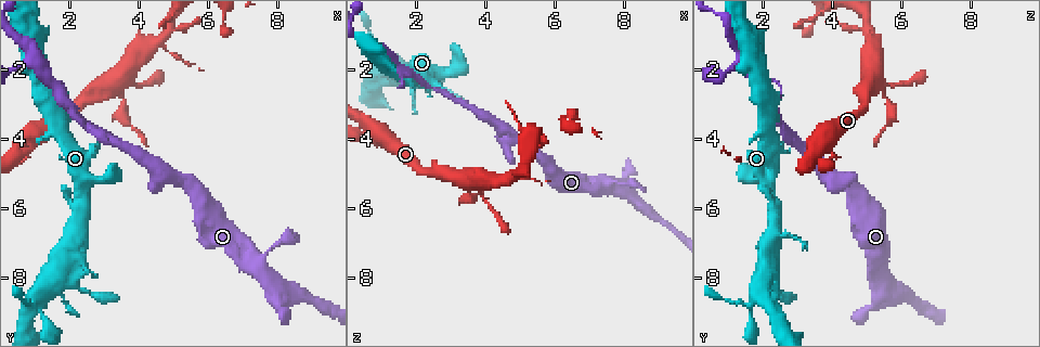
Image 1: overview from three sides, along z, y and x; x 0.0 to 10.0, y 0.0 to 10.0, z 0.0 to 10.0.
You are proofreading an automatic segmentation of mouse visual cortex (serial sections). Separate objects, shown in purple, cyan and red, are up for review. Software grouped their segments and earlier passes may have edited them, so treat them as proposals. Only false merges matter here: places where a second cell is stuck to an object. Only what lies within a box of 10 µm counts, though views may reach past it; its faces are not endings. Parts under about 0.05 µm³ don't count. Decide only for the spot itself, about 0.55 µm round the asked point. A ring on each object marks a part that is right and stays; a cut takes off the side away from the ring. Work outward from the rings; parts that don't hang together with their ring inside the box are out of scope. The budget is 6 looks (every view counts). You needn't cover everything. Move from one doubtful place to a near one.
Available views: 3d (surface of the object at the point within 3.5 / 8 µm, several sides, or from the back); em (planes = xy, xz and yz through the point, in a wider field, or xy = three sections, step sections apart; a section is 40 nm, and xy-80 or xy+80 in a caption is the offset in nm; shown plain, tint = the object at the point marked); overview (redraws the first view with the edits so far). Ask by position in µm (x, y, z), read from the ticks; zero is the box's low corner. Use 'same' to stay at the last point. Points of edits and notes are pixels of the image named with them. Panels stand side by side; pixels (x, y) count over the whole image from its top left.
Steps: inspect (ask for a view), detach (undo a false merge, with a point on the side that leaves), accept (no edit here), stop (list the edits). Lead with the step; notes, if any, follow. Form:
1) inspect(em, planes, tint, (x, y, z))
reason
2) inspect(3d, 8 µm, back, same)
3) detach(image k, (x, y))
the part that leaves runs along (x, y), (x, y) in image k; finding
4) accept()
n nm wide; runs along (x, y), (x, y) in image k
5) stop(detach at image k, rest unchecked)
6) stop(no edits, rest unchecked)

inspect(3d, 3.5 µm, back, (3.35, 2.55, 5.35))
small branch off a trunk

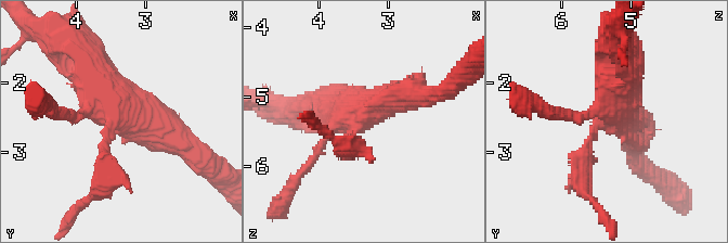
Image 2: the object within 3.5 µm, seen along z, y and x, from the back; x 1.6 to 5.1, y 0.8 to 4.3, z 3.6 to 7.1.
inspect(em, xy, step 3, tint, (3.40, 2.55, 5.40))
4 arms; arms of 150, 150, 400, 500 nm

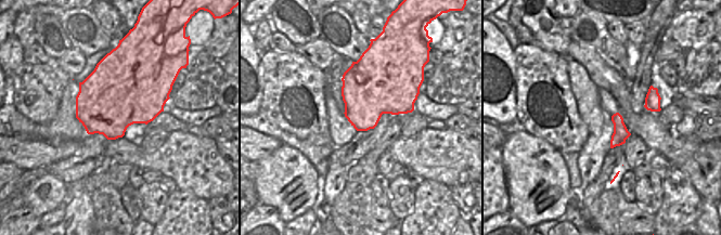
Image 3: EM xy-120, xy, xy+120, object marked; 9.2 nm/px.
accept()
runs along (179, 139), (121, 105), (75, 42) in image 2; one cell here

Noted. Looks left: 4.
inspect(3d, 3.5 µm, (1.05, 1.65, 1.40))
side arm on a straight run

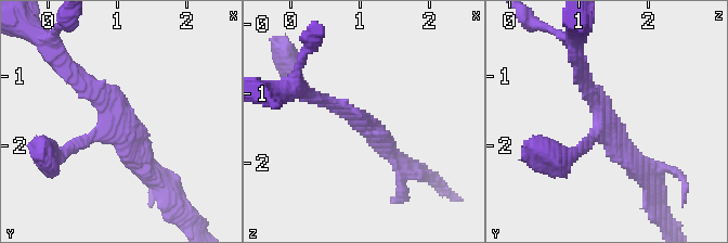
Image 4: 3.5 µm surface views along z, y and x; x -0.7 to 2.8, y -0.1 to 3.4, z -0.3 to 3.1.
inspect(em, xy, step 1, tint, (1.00, 1.70, 1.40))
3 arms; arms of 100, 200, 300 nm; need the tissue

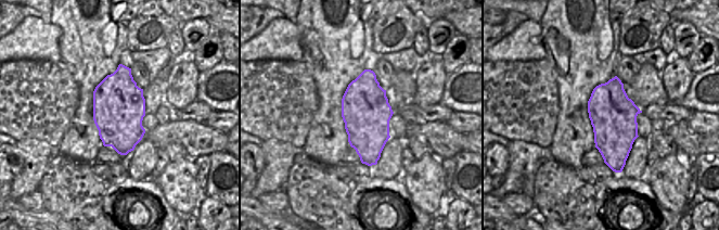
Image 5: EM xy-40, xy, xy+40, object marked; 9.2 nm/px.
accept()
runs along (156, 178), (73, 72) in image 4; one cell here

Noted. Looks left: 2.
inspect(em, xy, step 2, tint, (0.90, 3.95, 3.95))
branch point

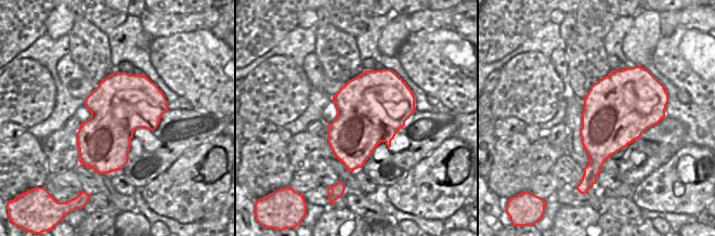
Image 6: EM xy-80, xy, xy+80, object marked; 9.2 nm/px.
inspect(3d, 3.5 µm, same)

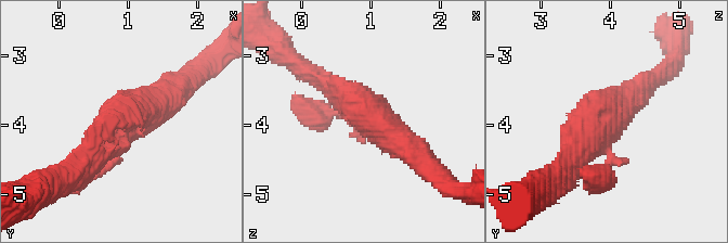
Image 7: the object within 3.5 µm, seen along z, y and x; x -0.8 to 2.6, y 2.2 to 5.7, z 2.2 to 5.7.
accept()
continuous, no second cell

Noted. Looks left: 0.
stop(no edits, rest unchecked)

